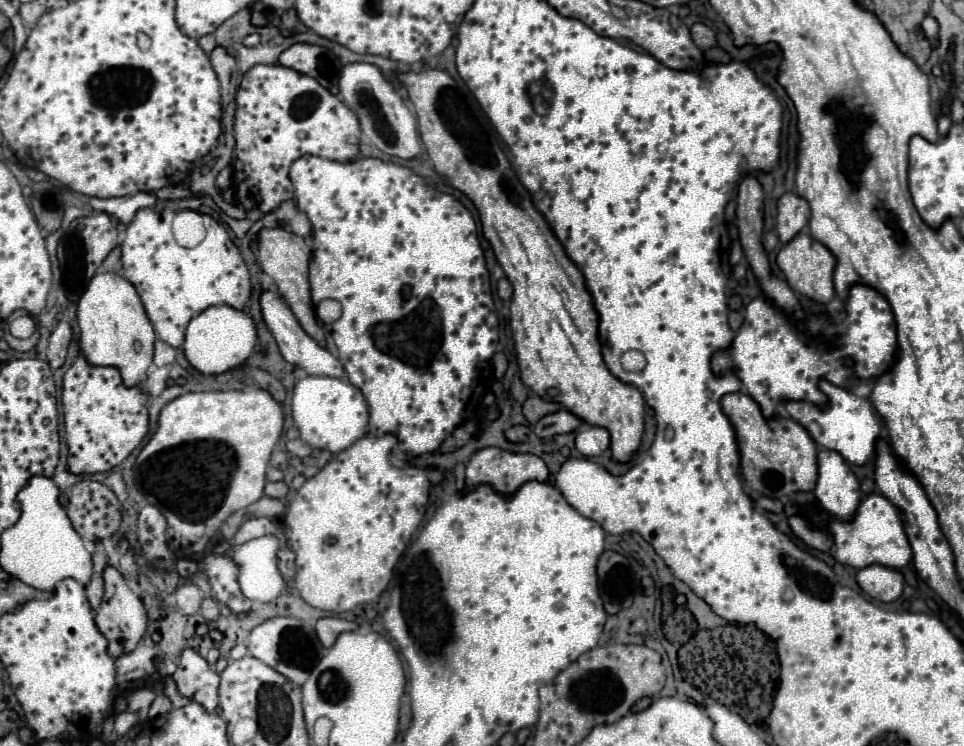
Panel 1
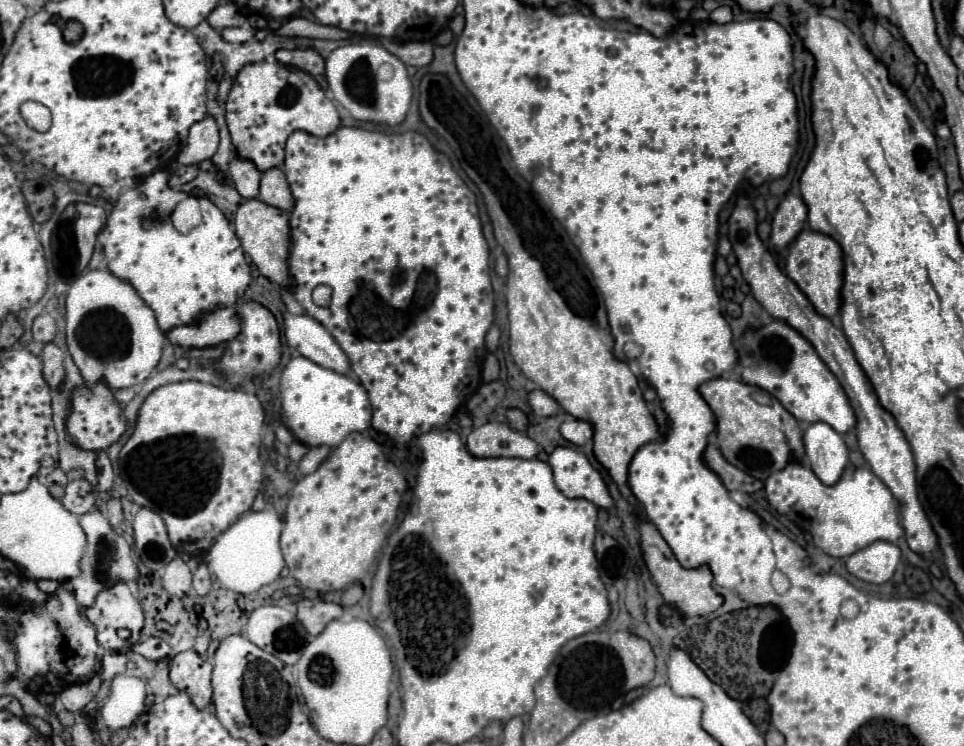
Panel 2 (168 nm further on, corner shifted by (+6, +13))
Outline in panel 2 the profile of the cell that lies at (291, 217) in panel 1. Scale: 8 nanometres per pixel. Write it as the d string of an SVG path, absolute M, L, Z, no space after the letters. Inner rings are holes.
M272 168L272 170L262 174L258 198L262 202L268 202L270 206L284 210L284 212L292 212L292 208L294 208L294 198L292 198L290 186L286 182L284 172L278 168Z

